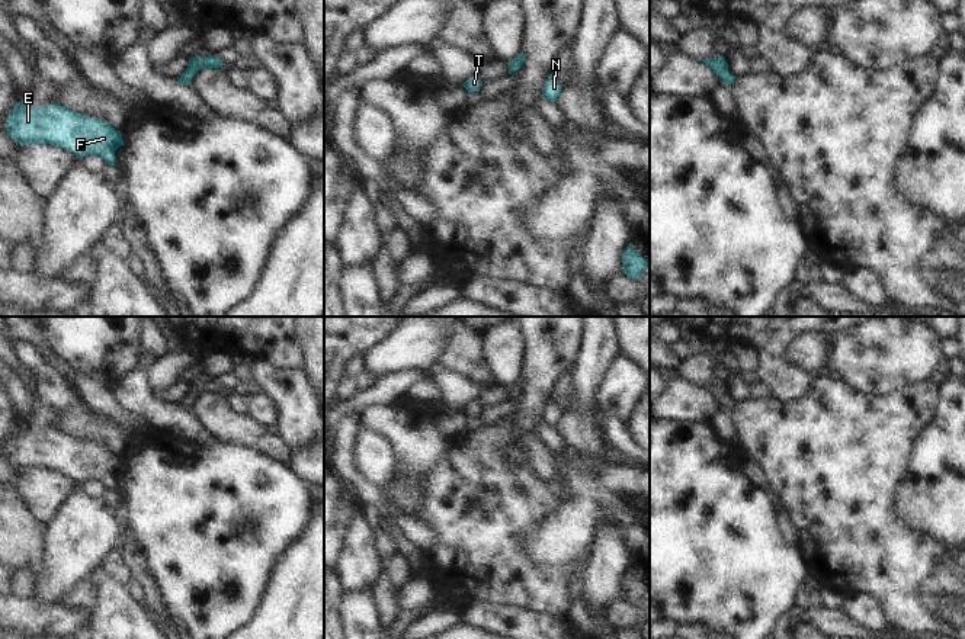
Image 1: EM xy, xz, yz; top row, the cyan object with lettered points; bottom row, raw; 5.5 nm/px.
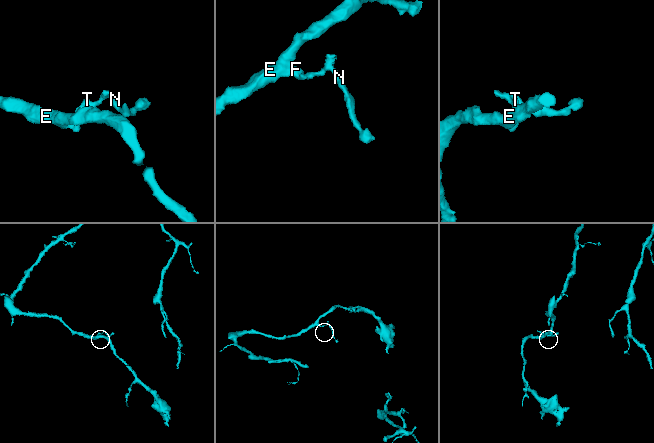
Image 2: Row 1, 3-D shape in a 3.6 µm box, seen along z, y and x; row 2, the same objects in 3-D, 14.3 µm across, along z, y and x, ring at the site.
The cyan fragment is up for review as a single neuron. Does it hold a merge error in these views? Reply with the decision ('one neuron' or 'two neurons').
one neuron

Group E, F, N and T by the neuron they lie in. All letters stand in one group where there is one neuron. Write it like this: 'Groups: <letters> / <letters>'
Groups: E F N T.

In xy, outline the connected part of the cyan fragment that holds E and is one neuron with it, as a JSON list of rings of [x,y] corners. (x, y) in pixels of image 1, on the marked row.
[[[20,100],[6,118],[7,135],[17,144],[51,144],[78,158],[94,154],[115,166],[115,151],[124,145],[121,131],[108,121],[80,115],[60,103],[33,107]]]

